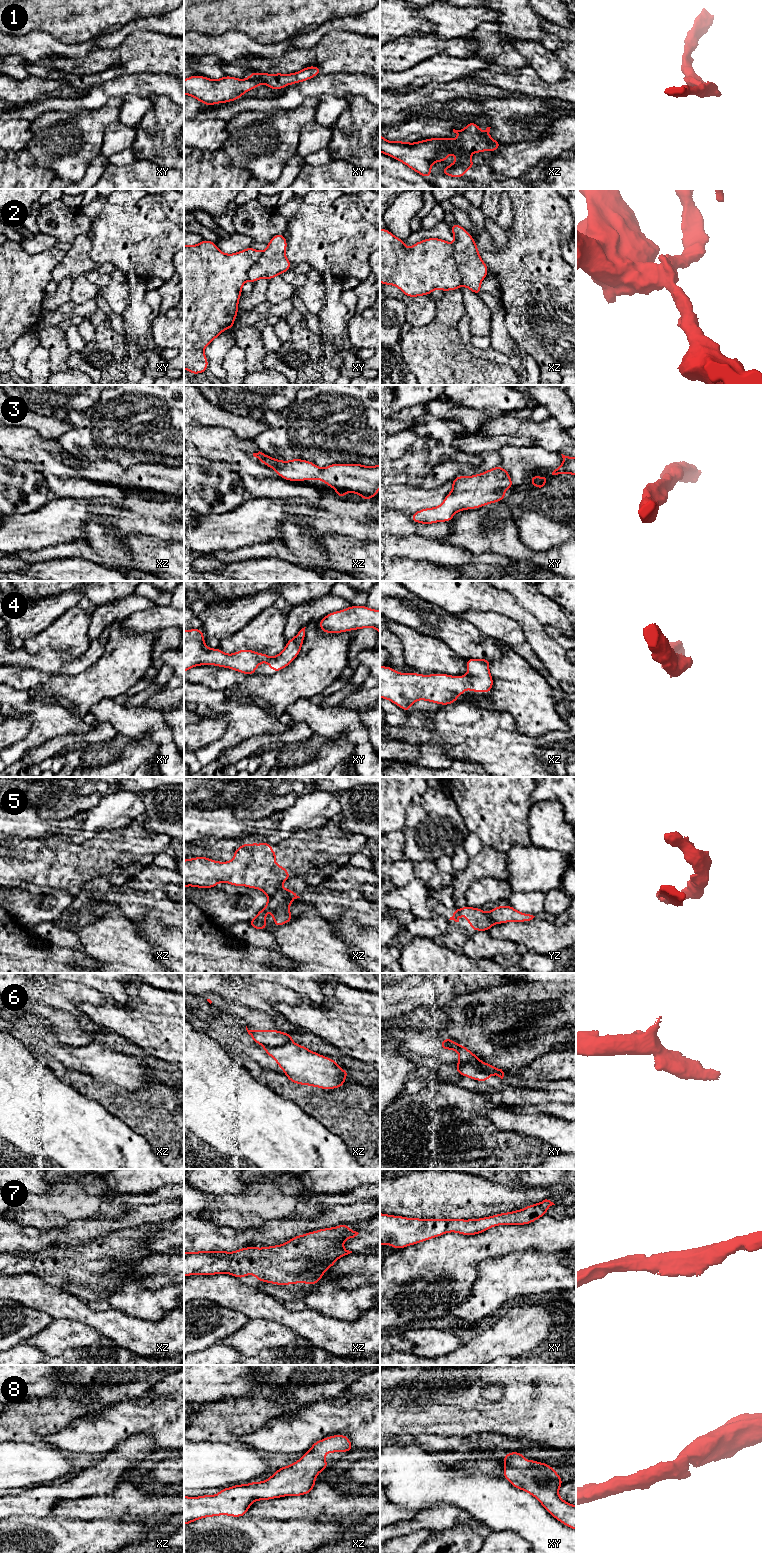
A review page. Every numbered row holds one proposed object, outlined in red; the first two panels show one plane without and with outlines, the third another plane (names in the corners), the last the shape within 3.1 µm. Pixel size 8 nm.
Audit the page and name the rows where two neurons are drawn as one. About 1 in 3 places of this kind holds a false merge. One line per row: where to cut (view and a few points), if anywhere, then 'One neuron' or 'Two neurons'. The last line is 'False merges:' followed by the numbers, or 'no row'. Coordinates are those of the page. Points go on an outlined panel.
1: Split along xz (444, 139), (452, 146), (469, 153). Two neurons
2: Split along xz (452, 244), (457, 271), (462, 283). Two neurons
3: No split. One neuron
4: No split. One neuron
5: Split along xz (279, 886), (268, 896). Two neurons
6: Split along xz (291, 1041), (279, 1046), (264, 1047). Two neurons
7: No split. One neuron
8: No split. One neuron
False merges: 1, 2, 5, 6

